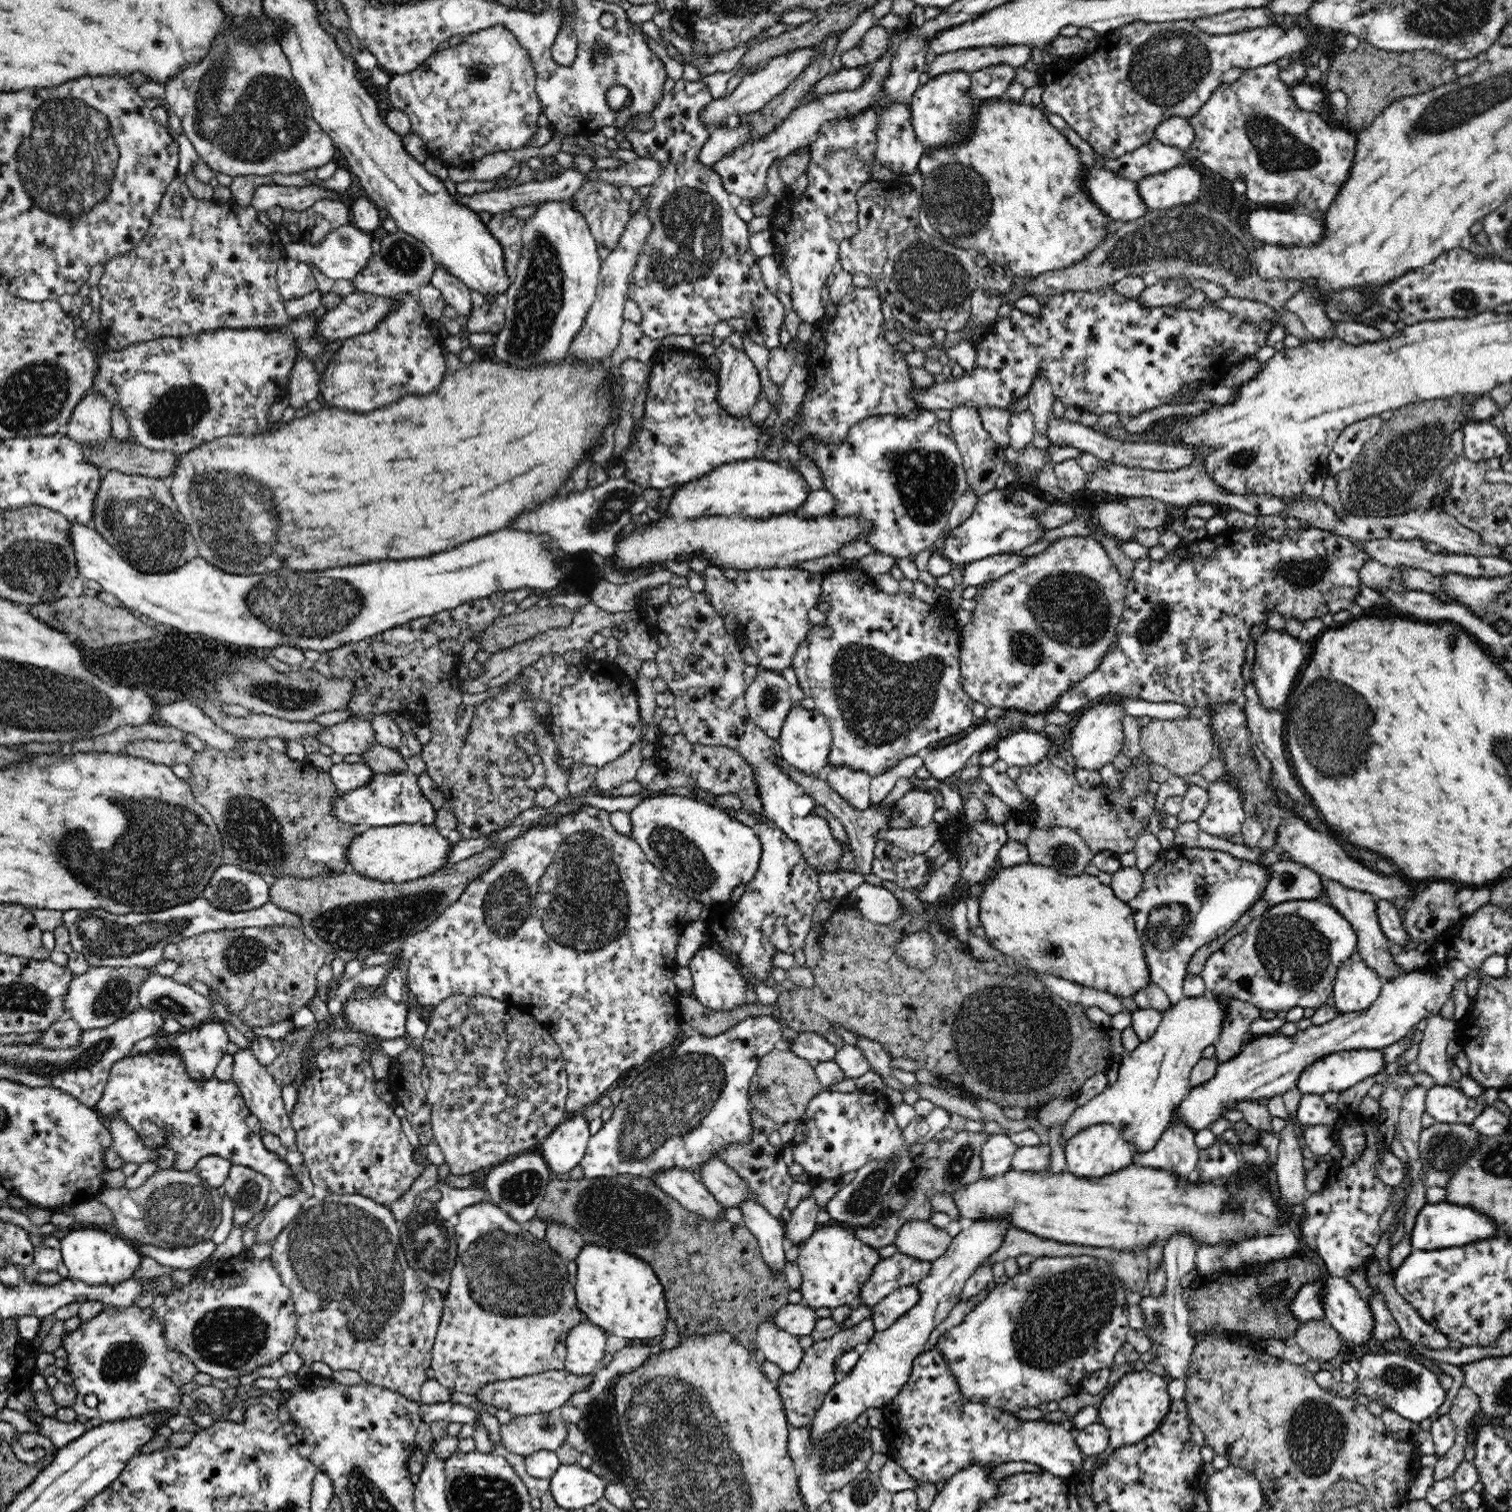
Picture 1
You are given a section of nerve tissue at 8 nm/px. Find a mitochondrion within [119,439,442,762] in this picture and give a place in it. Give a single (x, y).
(238, 511)

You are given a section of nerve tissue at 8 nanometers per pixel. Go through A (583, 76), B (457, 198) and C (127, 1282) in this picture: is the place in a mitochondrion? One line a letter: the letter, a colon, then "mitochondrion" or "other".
A: other
B: other
C: other

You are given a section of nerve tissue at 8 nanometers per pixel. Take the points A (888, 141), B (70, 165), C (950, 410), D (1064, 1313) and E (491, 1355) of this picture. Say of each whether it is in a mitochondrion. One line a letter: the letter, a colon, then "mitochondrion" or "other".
A: other
B: mitochondrion
C: other
D: mitochondrion
E: other

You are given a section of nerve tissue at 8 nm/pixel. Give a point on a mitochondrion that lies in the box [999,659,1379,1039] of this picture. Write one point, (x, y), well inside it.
(1334, 725)

